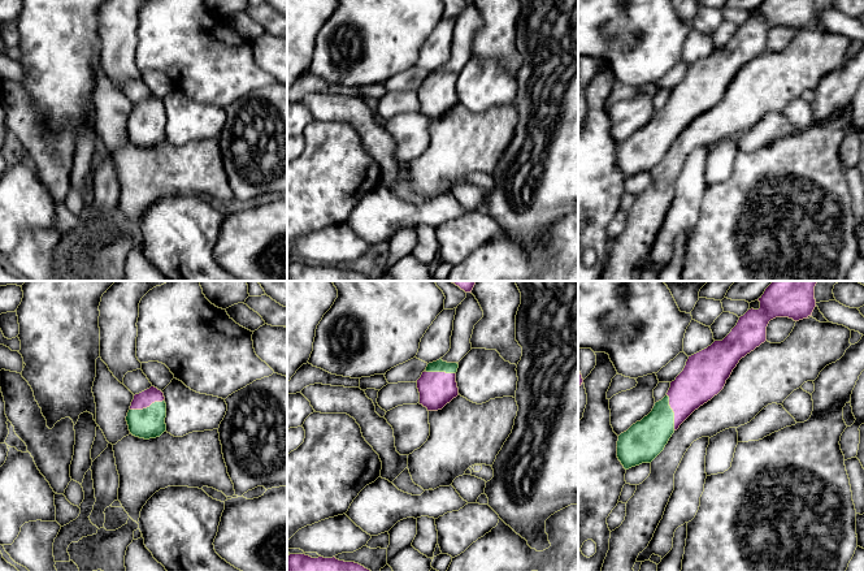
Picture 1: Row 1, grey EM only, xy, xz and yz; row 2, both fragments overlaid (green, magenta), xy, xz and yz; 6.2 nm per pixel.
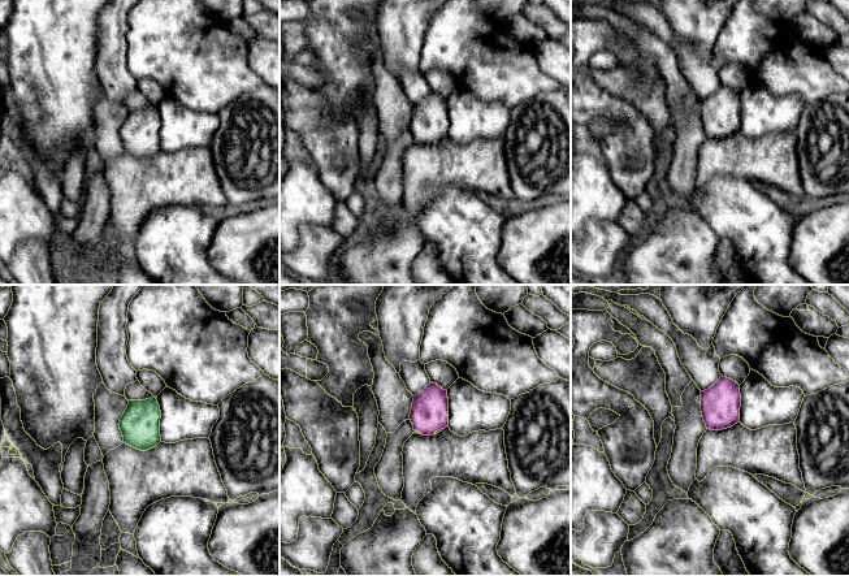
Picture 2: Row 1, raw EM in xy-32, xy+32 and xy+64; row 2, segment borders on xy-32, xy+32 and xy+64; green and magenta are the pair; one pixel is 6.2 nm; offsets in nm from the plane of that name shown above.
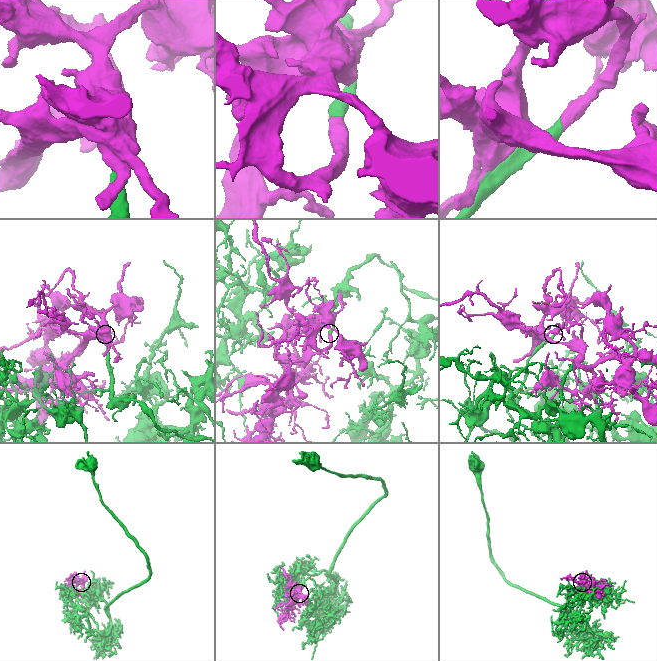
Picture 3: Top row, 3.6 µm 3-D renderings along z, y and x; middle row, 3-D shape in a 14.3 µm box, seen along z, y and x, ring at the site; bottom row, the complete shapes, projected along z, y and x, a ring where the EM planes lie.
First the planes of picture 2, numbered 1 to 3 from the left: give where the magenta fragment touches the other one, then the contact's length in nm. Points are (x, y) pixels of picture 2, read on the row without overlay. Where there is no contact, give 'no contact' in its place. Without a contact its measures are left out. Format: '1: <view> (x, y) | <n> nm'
1: no contact
2: xy+32 (438, 139) | 70 nm
3: no contact

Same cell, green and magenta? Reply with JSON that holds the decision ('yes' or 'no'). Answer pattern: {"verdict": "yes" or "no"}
{"verdict": "yes"}

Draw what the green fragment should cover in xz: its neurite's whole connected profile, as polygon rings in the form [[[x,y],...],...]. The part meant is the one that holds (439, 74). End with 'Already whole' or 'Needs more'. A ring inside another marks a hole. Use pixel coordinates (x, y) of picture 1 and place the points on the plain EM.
[[[442,68],[429,72],[417,88],[420,113],[427,120],[438,120],[456,107],[459,104],[457,77],[457,72],[447,72]]]. Needs more

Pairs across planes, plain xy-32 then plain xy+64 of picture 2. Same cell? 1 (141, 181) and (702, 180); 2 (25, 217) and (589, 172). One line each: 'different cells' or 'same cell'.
1: same cell
2: same cell

